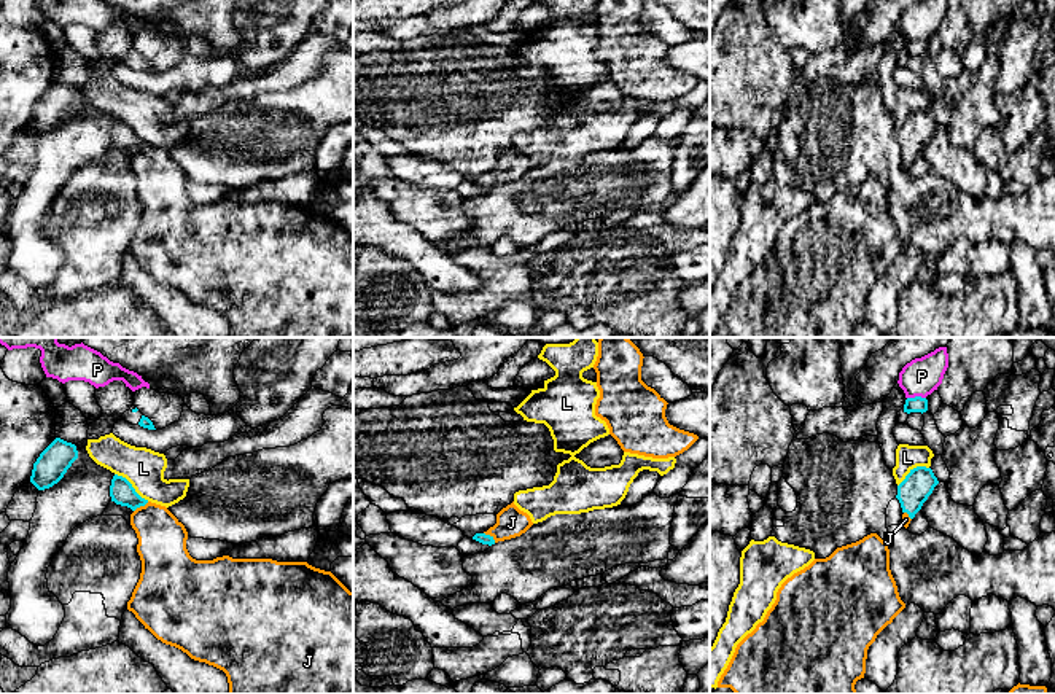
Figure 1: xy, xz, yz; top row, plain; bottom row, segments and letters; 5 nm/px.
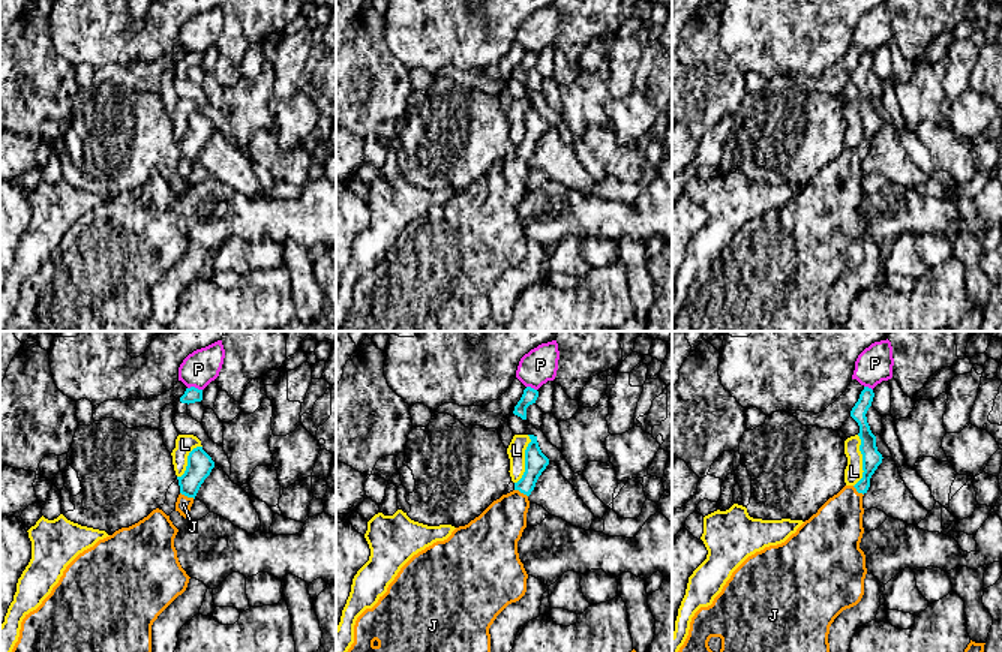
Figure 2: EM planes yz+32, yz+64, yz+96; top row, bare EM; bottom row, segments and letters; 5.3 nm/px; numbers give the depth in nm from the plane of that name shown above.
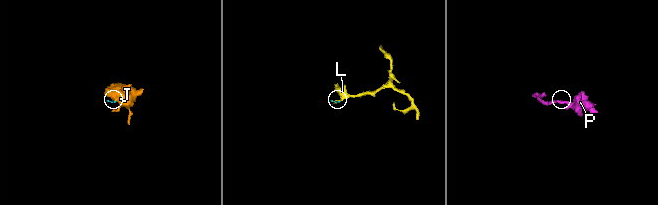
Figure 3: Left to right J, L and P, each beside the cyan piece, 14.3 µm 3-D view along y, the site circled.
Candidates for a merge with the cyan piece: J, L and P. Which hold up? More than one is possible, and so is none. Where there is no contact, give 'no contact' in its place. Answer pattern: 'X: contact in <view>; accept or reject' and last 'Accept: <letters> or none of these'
J: contact in xy; accept
L: contact in xy; reject
P: contact in yz; reject
Accept: J

